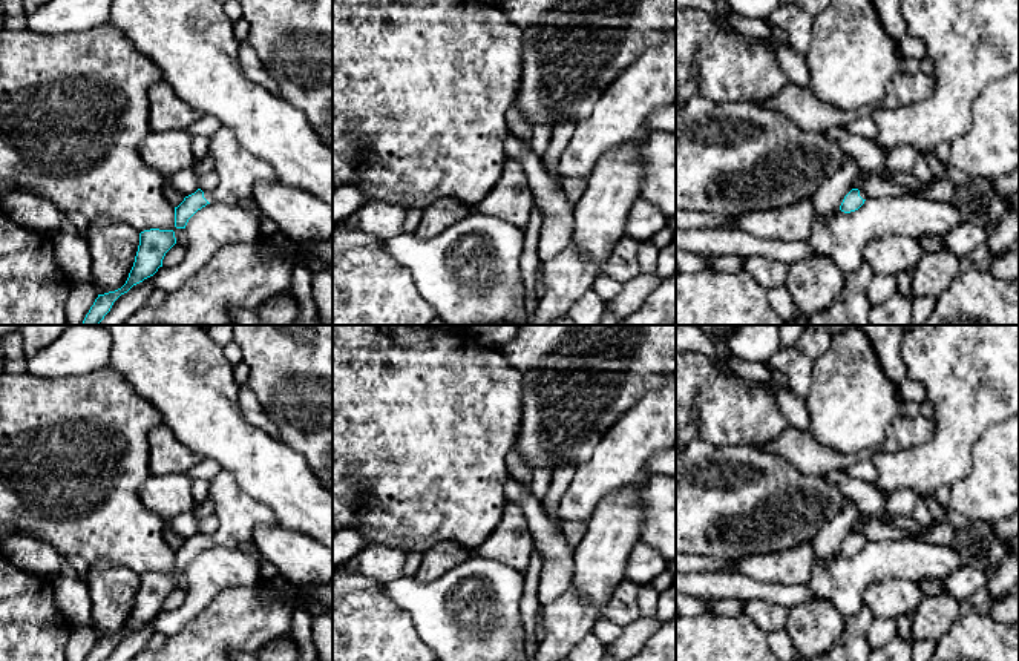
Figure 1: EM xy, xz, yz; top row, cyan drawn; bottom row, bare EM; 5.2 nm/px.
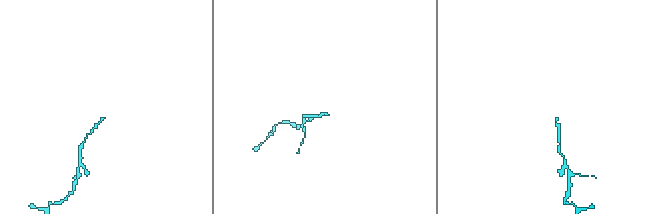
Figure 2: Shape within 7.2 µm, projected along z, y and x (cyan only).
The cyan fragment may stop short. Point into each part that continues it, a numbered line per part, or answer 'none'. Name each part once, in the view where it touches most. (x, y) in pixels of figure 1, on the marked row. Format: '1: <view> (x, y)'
1: xy (238, 169)

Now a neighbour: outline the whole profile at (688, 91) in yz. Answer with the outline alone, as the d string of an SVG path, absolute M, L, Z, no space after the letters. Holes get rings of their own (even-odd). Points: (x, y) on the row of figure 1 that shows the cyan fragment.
M697 74L693 77L676 92L676 109L680 110L685 103L697 95L699 81Z

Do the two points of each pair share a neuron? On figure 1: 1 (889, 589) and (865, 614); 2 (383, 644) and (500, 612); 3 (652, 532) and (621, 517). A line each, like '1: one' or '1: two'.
1: two
2: two
3: two

